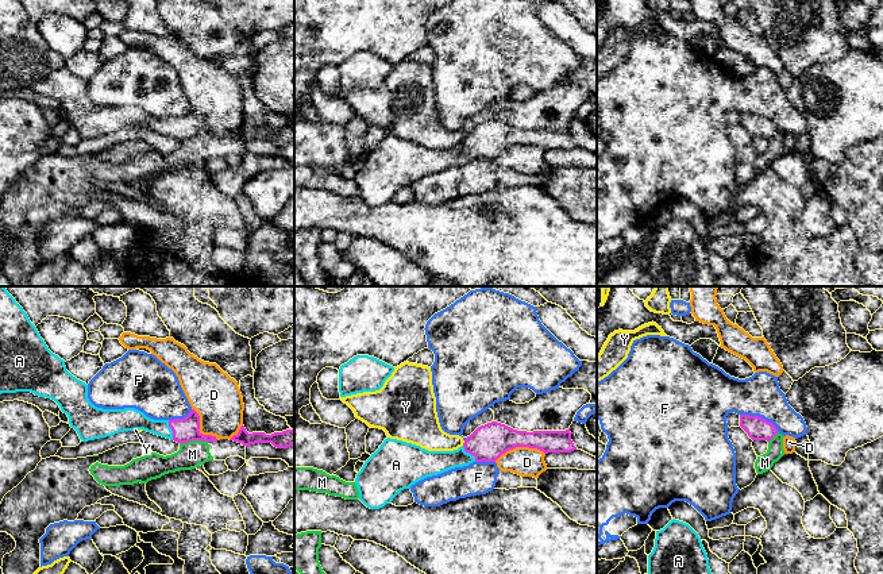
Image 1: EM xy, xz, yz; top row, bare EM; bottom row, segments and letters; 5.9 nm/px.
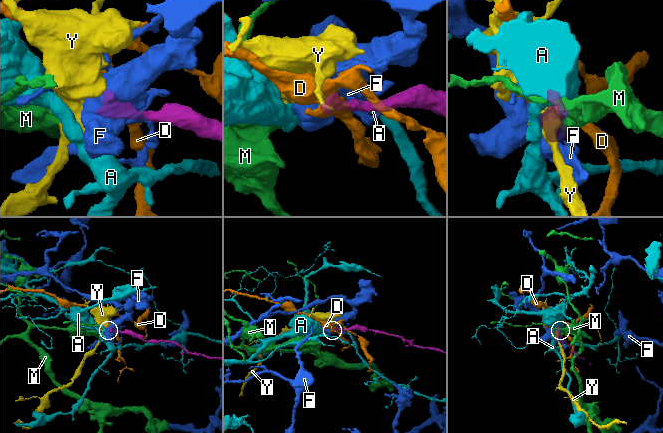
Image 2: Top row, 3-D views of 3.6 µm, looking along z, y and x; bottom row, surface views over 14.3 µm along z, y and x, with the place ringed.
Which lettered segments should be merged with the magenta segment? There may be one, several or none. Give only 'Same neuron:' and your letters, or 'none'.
Same neuron: A

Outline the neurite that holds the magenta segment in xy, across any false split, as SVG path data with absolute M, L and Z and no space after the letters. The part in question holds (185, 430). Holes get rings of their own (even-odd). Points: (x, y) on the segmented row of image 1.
M0 286L0 394L16 392L54 400L82 442L135 429L180 444L217 440L198 431L200 416L194 409L184 419L154 420L135 408L95 407L88 398L88 385L66 370L65 361L49 350L23 308Z

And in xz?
M491 421L478 427L454 451L428 451L397 439L385 439L356 474L359 500L370 509L390 504L404 489L416 482L473 462L496 462L516 447L537 448L548 452L577 450L570 428L566 431L517 431Z

